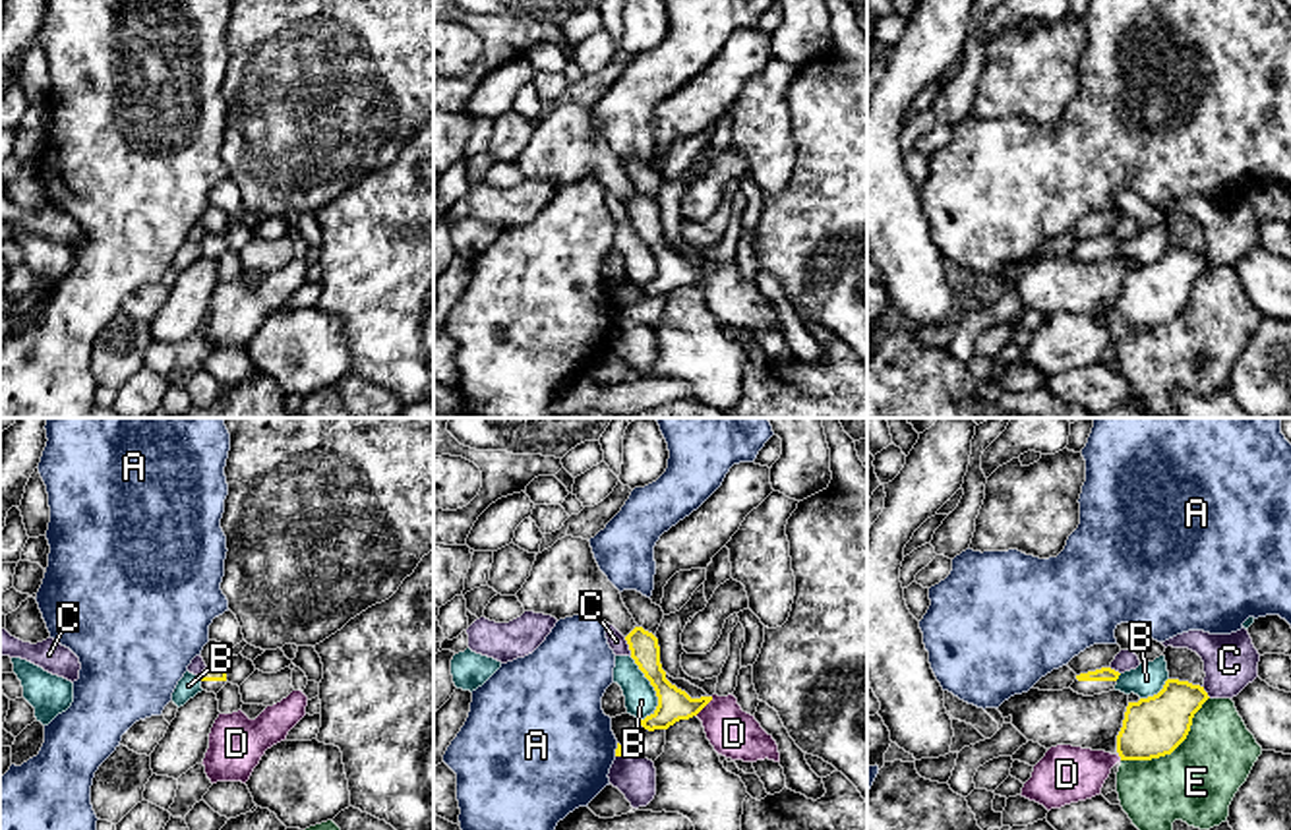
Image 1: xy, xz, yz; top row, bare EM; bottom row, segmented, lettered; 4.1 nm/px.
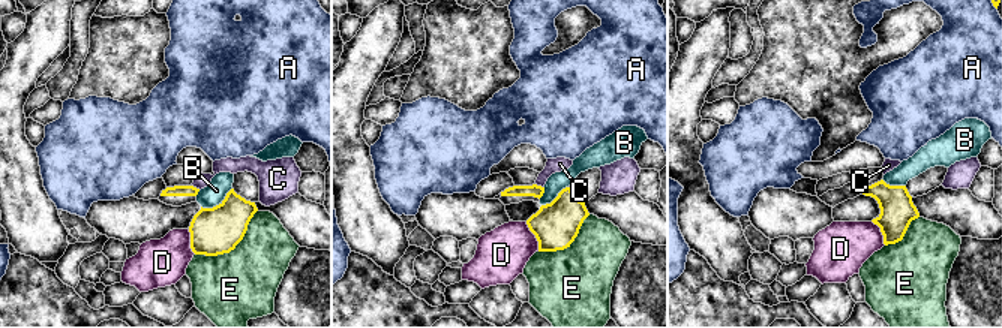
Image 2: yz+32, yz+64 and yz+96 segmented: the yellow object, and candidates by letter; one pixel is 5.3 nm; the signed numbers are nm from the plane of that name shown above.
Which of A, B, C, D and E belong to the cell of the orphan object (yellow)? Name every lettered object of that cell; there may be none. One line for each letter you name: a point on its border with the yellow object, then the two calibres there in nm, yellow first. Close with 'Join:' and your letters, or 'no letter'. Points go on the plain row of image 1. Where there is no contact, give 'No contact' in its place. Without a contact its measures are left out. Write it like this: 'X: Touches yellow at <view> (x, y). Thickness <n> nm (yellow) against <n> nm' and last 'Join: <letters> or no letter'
Join: no letter

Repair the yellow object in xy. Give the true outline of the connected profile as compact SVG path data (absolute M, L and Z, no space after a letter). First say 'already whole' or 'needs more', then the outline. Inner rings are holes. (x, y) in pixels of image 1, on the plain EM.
needs more; M205 234L201 244L201 255L207 259L219 259L226 252L225 234Z

